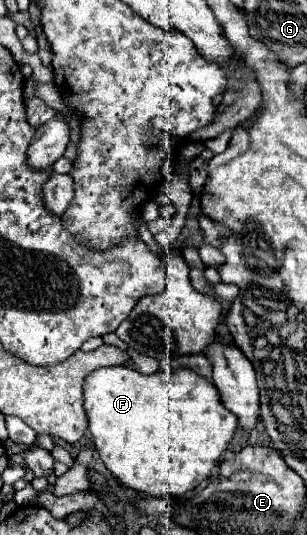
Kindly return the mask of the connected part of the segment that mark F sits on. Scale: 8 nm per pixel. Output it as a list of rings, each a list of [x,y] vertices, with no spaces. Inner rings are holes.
[[[127,366],[97,368],[85,378],[83,396],[87,430],[107,470],[123,486],[167,500],[181,498],[185,492],[195,490],[205,478],[209,478],[211,470],[217,466],[217,458],[227,450],[227,444],[237,430],[237,420],[221,404],[217,388],[187,368],[171,374],[157,372],[151,376]]]

